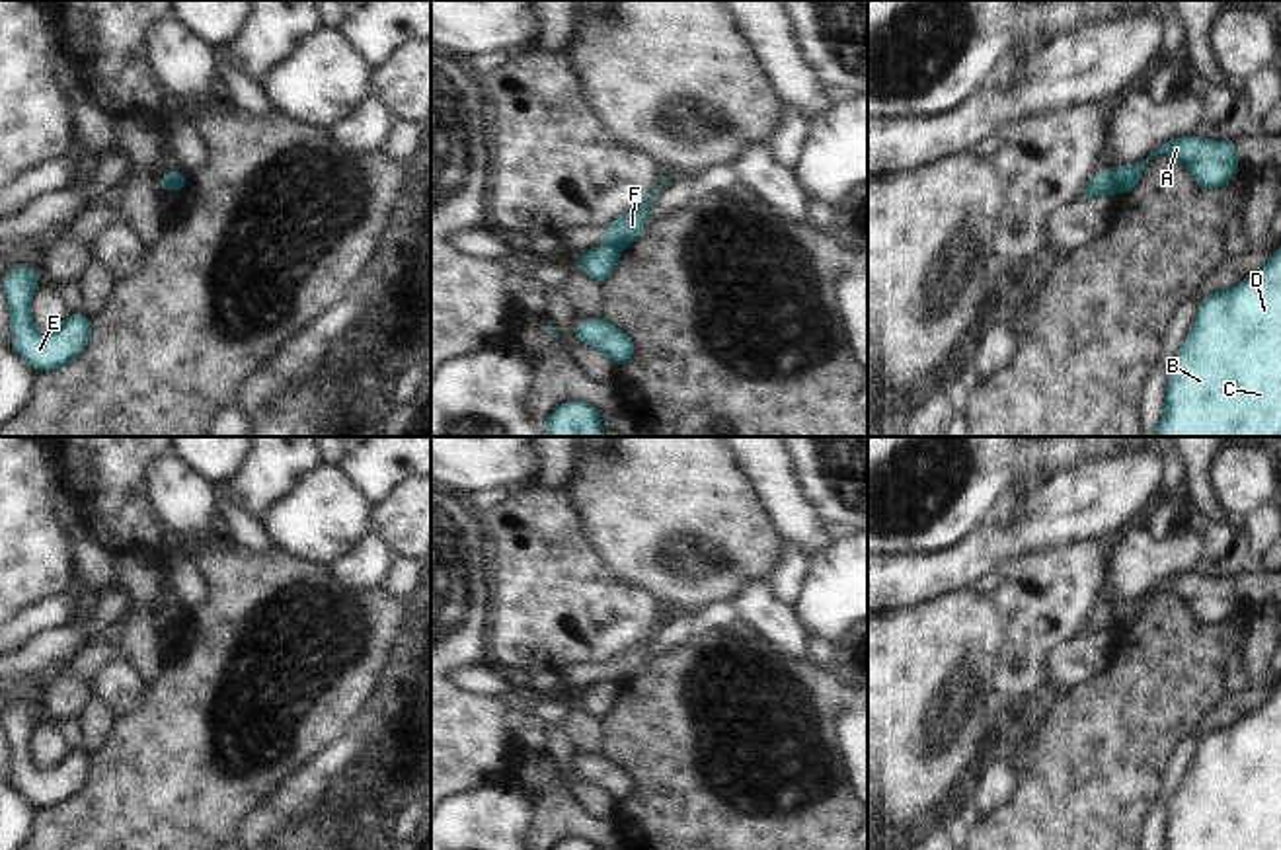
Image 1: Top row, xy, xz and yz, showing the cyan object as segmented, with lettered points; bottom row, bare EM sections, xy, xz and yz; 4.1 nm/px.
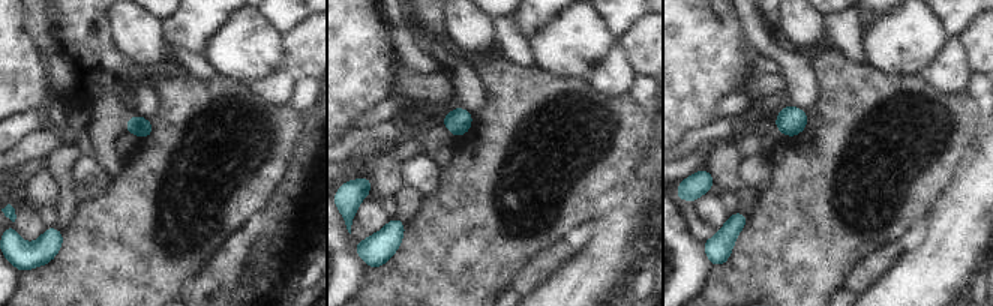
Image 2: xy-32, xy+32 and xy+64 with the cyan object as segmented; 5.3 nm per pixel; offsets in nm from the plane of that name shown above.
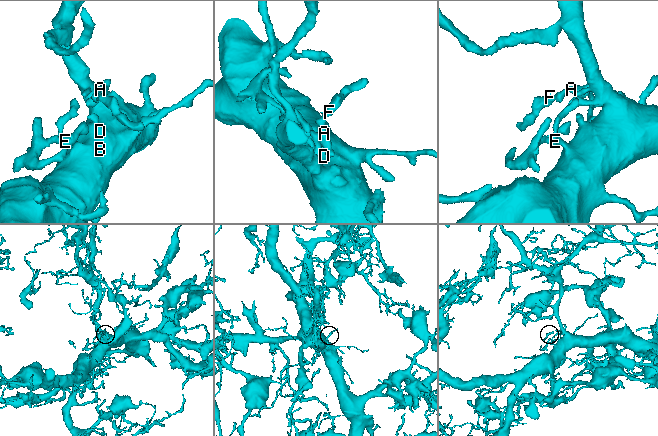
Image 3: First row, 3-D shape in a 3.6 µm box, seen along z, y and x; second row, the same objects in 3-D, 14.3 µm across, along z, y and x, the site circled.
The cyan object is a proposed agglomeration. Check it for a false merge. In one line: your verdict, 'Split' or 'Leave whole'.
Split

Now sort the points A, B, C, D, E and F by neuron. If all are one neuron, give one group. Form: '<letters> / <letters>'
A B C D E / F

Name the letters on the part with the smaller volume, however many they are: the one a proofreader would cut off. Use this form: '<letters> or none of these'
F

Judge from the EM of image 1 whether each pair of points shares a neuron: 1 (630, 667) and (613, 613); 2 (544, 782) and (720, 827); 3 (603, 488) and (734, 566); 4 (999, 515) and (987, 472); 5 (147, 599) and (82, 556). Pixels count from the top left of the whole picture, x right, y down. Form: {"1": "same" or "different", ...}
{"1": "different", "2": "different", "3": "same", "4": "different", "5": "same"}

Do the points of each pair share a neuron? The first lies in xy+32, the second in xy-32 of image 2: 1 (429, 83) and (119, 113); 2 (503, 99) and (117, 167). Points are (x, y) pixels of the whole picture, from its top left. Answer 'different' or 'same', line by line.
1: same
2: different

